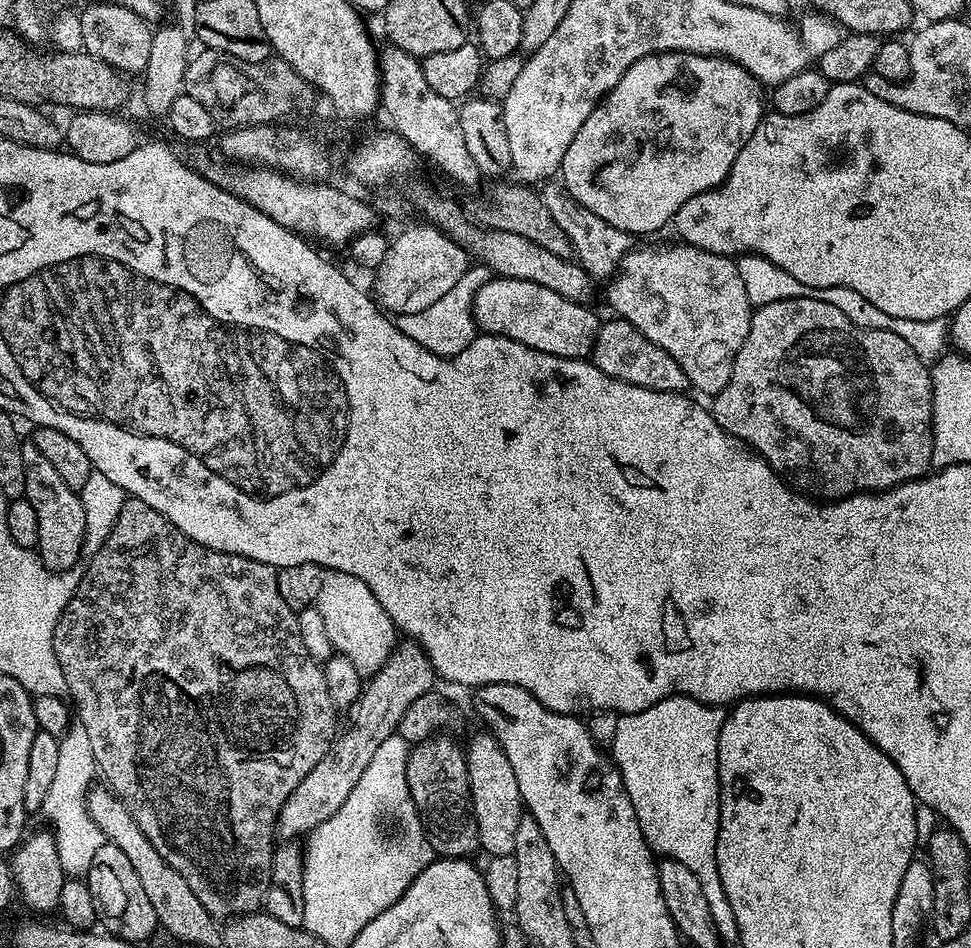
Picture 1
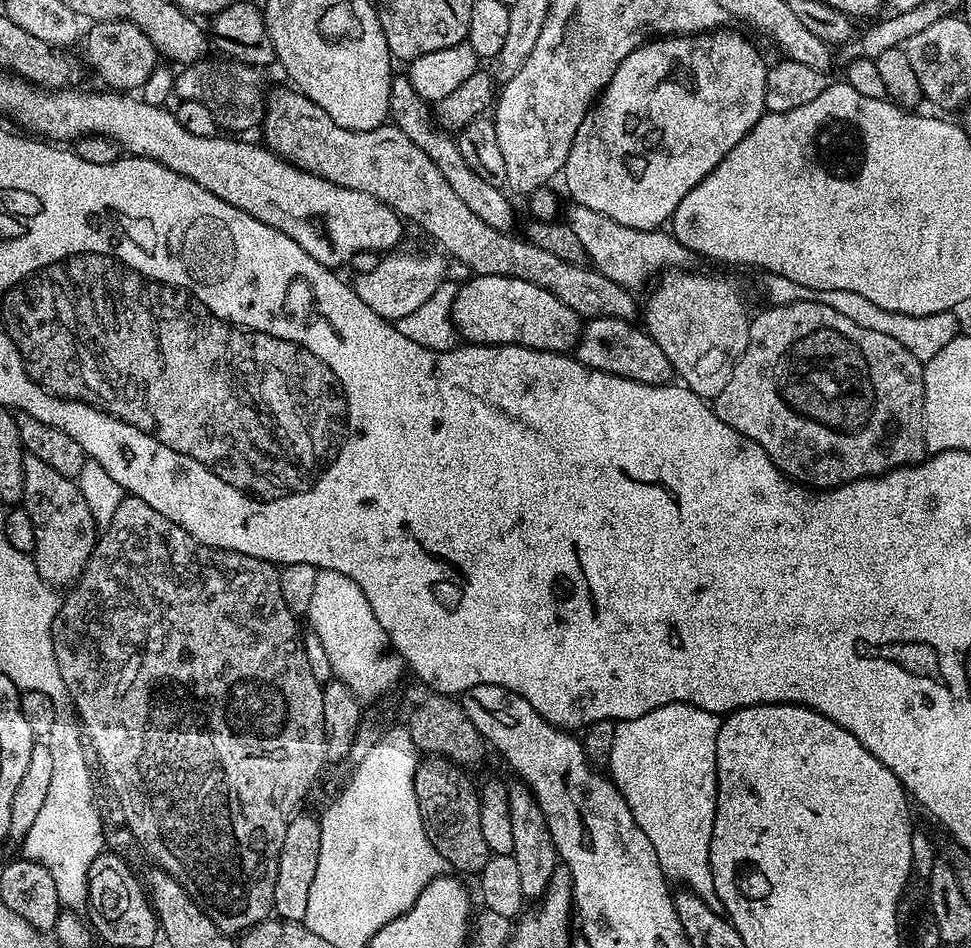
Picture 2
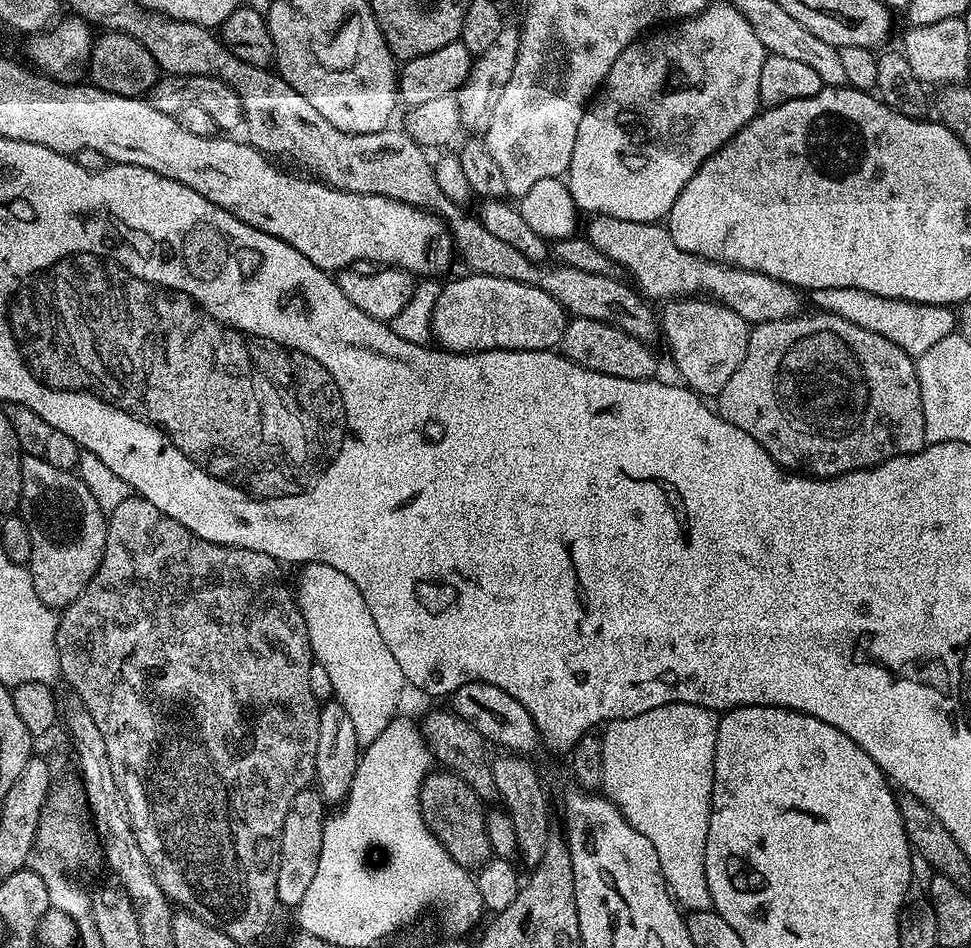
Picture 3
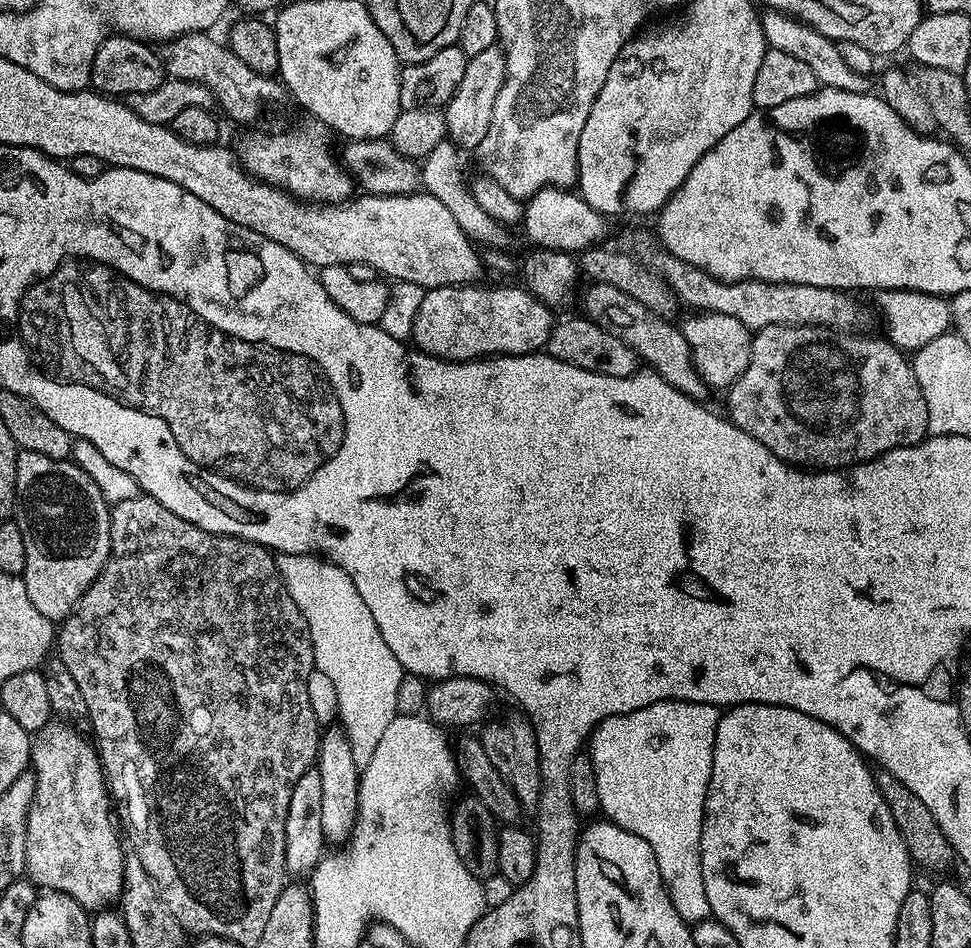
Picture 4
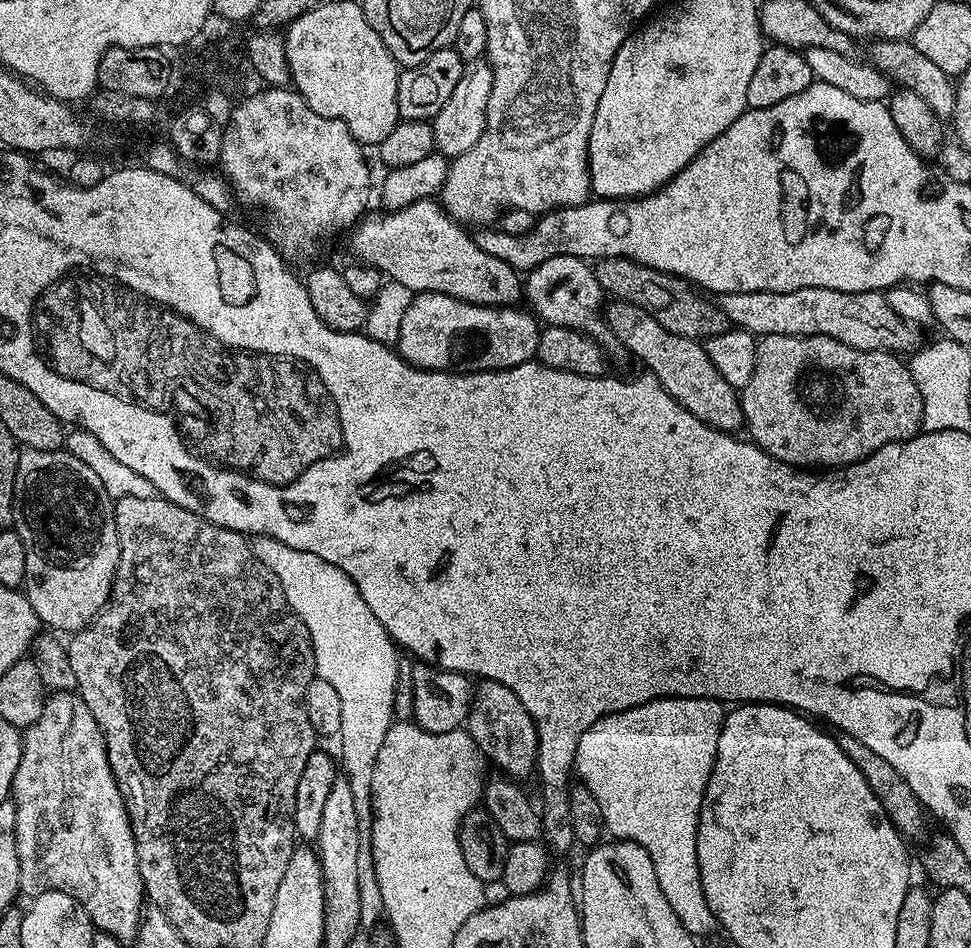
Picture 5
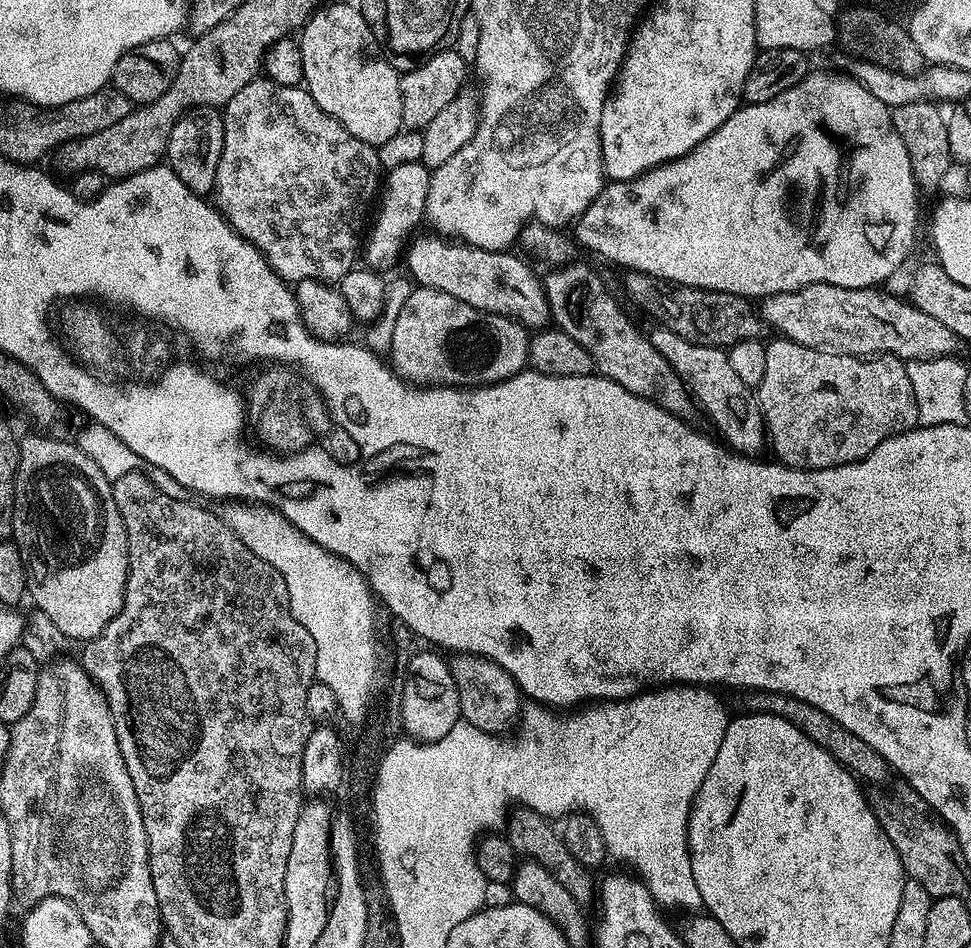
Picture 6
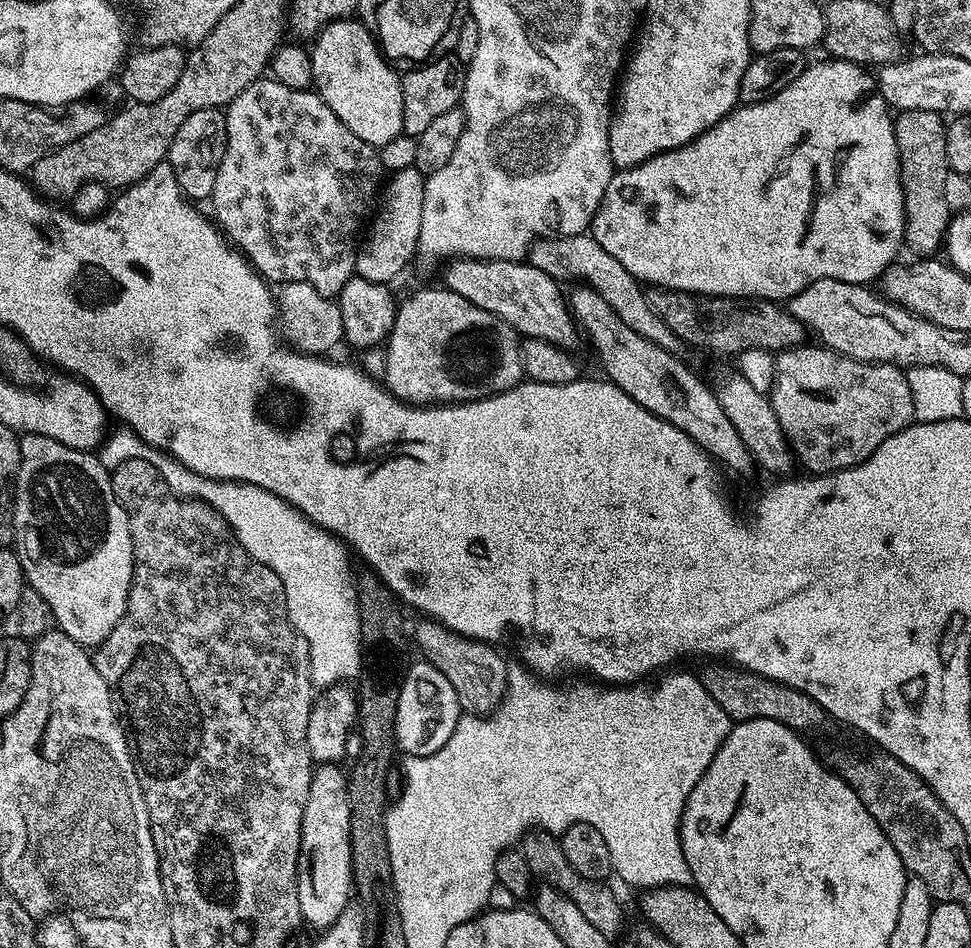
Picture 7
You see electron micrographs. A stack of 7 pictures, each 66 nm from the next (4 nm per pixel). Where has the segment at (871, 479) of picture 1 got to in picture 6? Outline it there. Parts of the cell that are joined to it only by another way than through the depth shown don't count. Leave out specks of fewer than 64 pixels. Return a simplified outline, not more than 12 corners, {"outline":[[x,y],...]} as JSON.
{"outline":[[767,341],[754,395],[790,468],[917,427],[905,361]]}

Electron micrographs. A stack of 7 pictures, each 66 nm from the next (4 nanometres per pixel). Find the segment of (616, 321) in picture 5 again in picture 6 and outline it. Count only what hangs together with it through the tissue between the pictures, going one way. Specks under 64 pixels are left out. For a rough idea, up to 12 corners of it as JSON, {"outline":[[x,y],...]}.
{"outline":[[653,328],[723,443],[741,456],[766,448],[764,416],[727,351]]}

